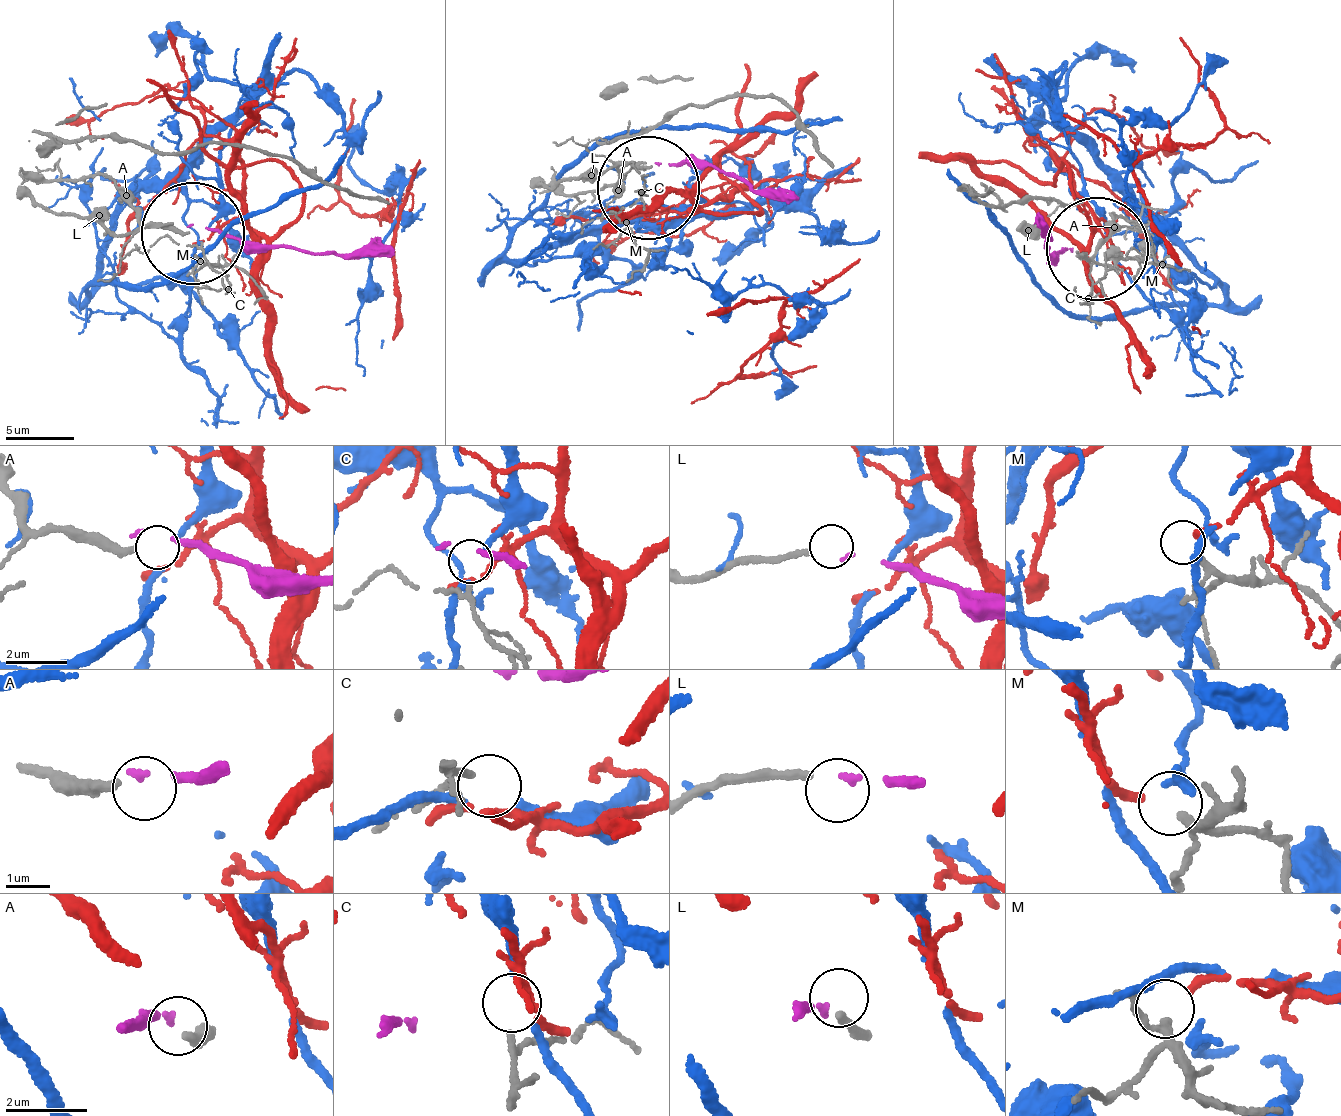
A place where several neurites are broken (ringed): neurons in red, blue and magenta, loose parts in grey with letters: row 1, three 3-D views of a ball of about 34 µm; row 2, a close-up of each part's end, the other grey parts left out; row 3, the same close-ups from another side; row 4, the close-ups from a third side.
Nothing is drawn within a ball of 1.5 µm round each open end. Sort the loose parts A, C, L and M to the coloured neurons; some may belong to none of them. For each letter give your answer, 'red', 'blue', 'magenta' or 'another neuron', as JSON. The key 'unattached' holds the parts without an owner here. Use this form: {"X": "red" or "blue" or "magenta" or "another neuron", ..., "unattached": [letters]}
{"A": "another neuron", "C": "blue", "L": "magenta", "M": "red", "unattached": ["A"]}

